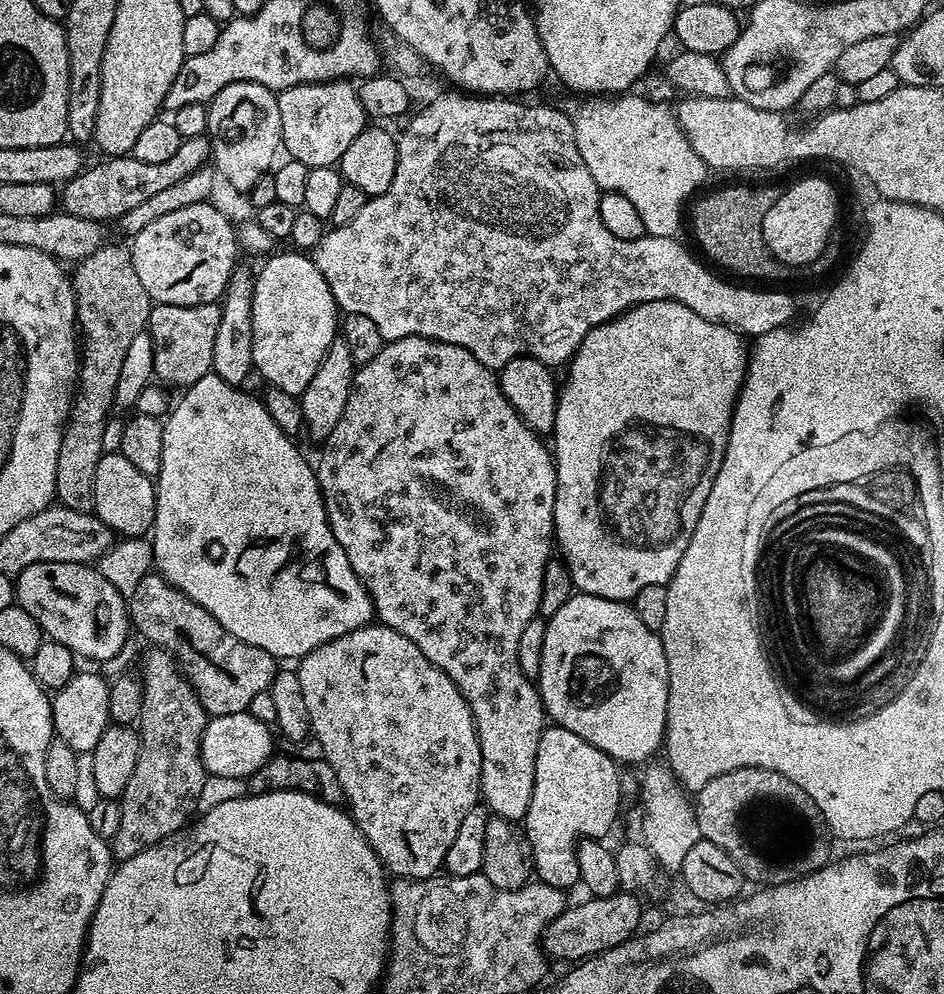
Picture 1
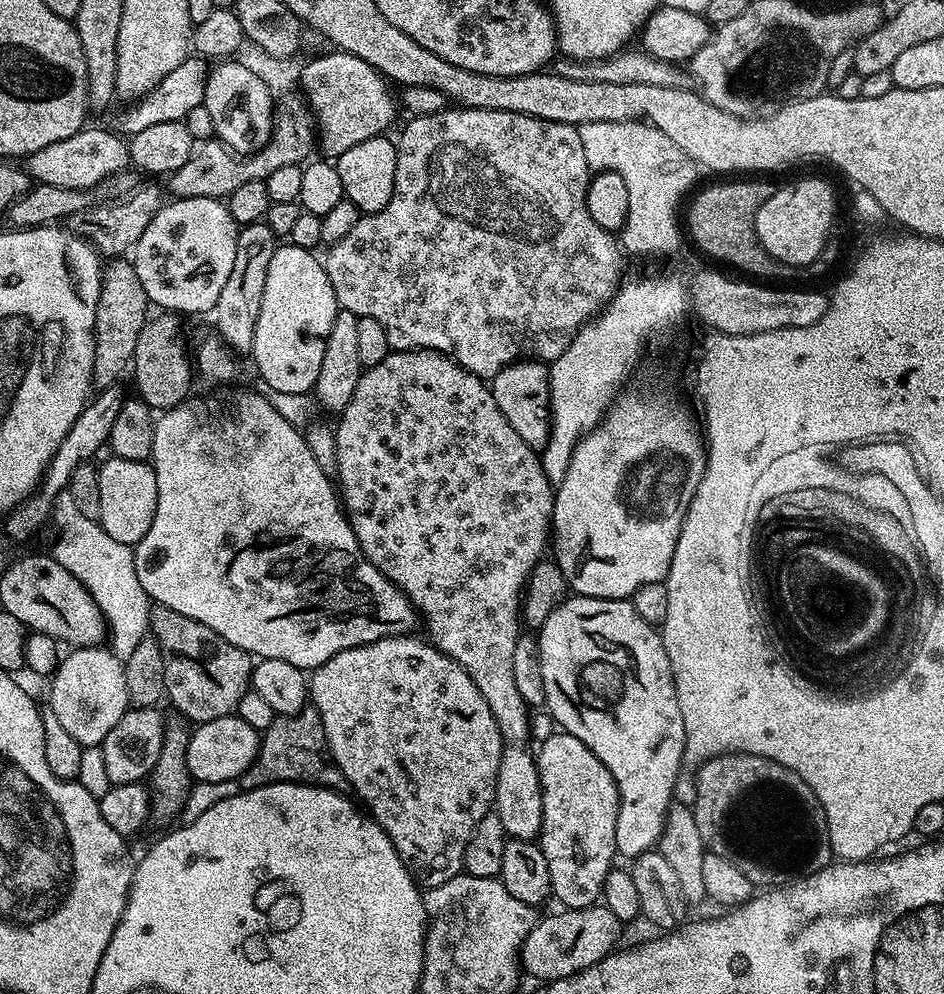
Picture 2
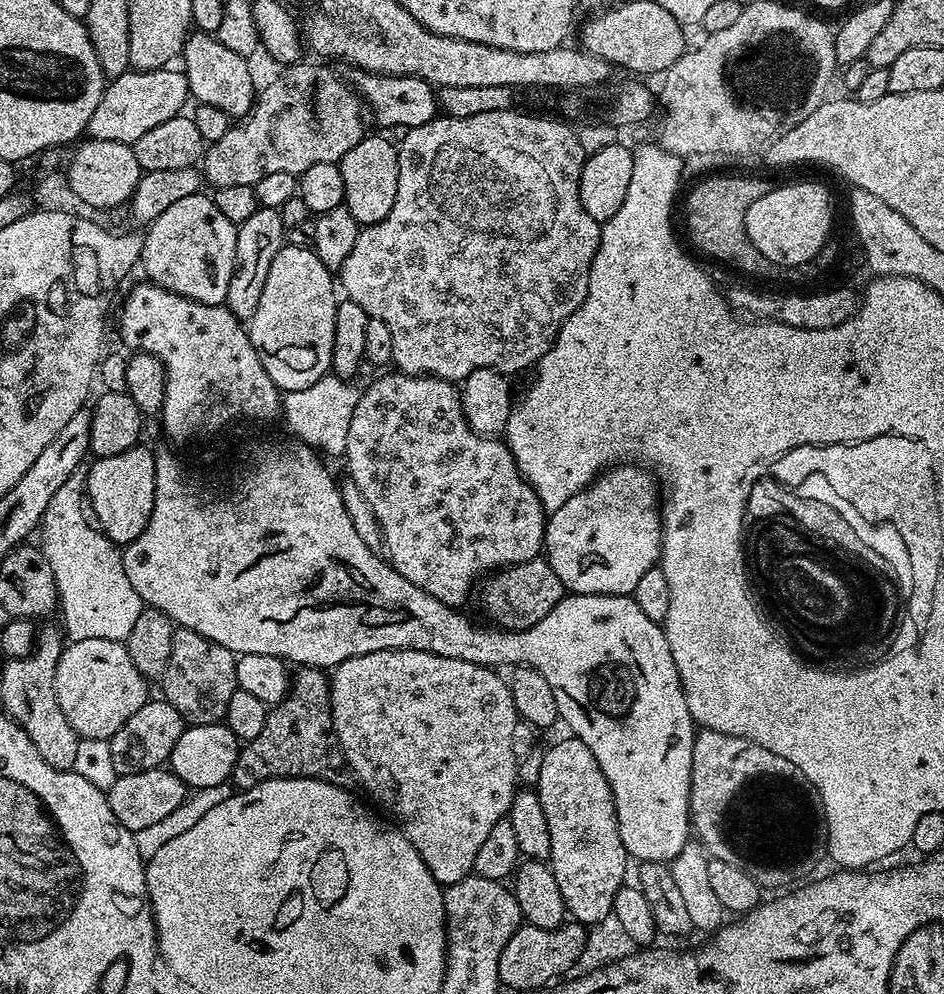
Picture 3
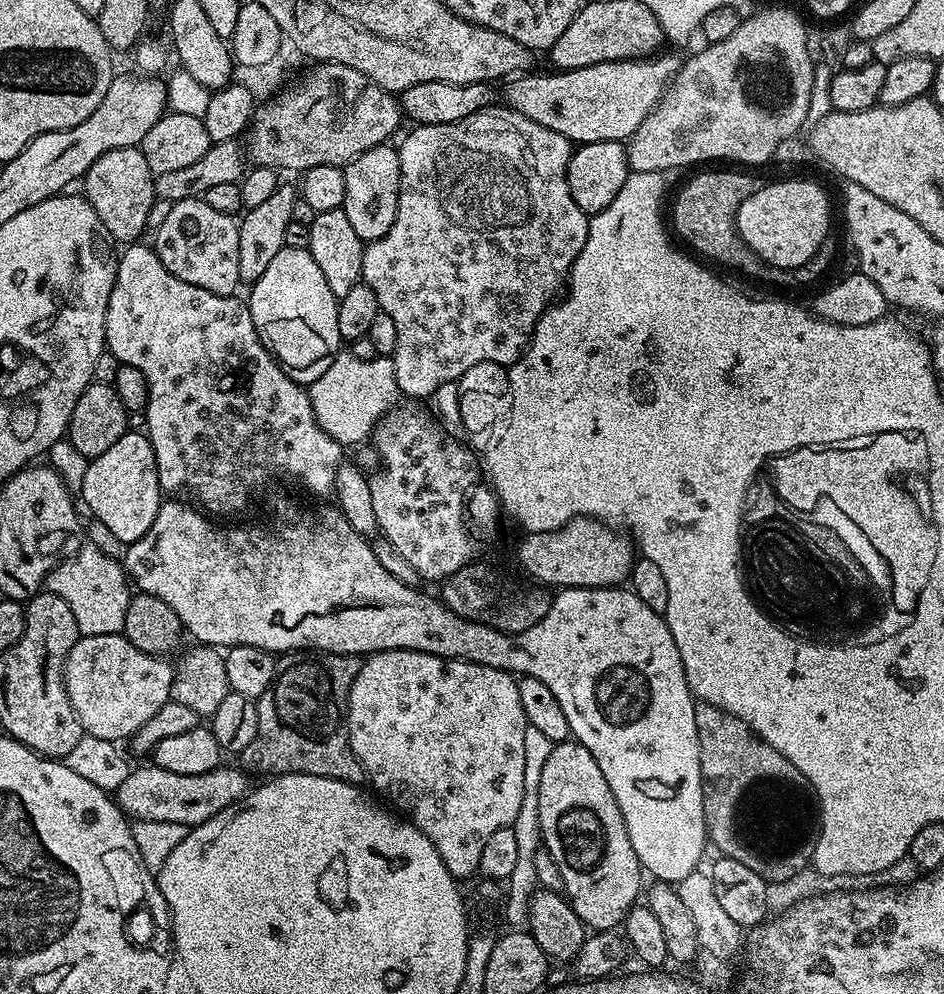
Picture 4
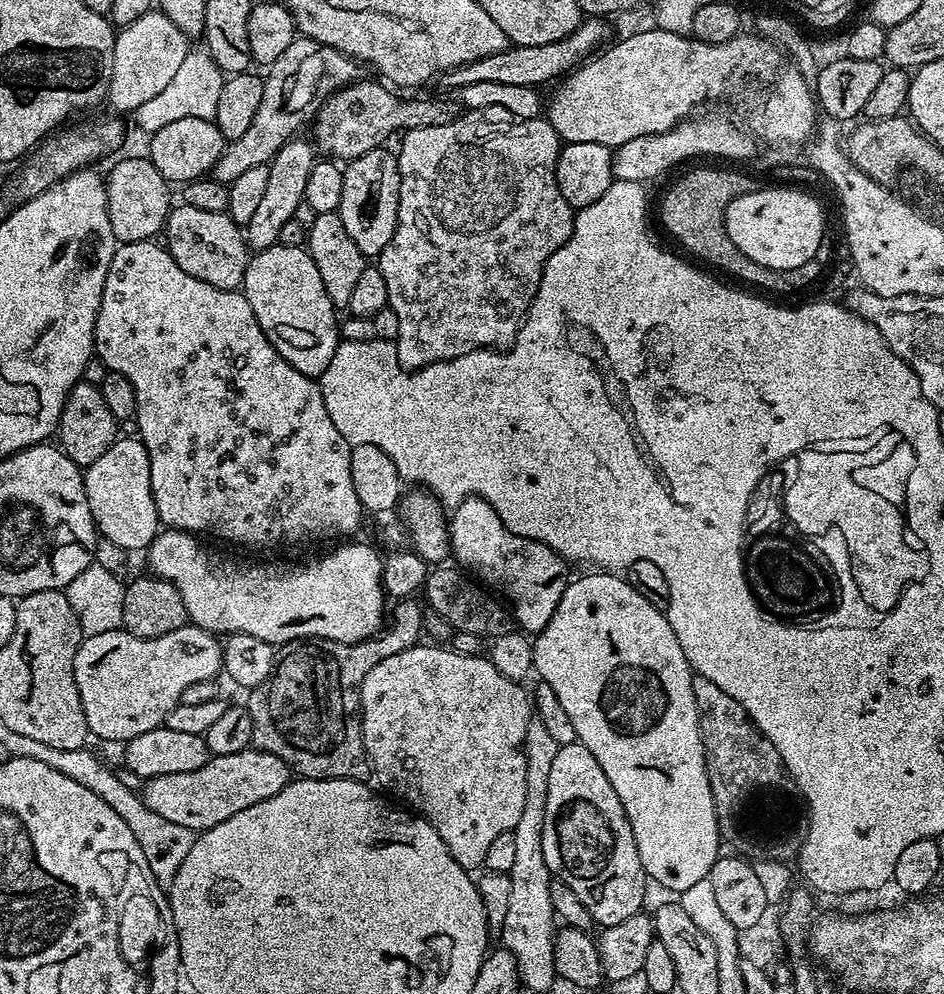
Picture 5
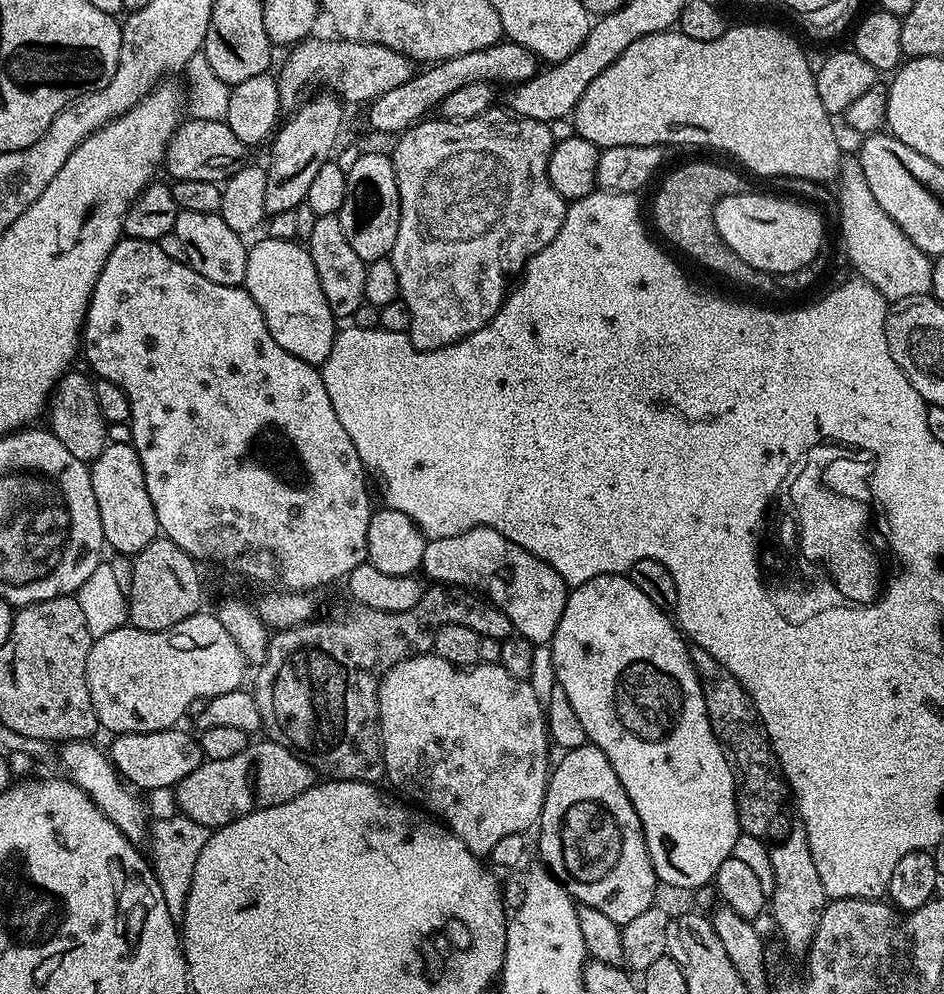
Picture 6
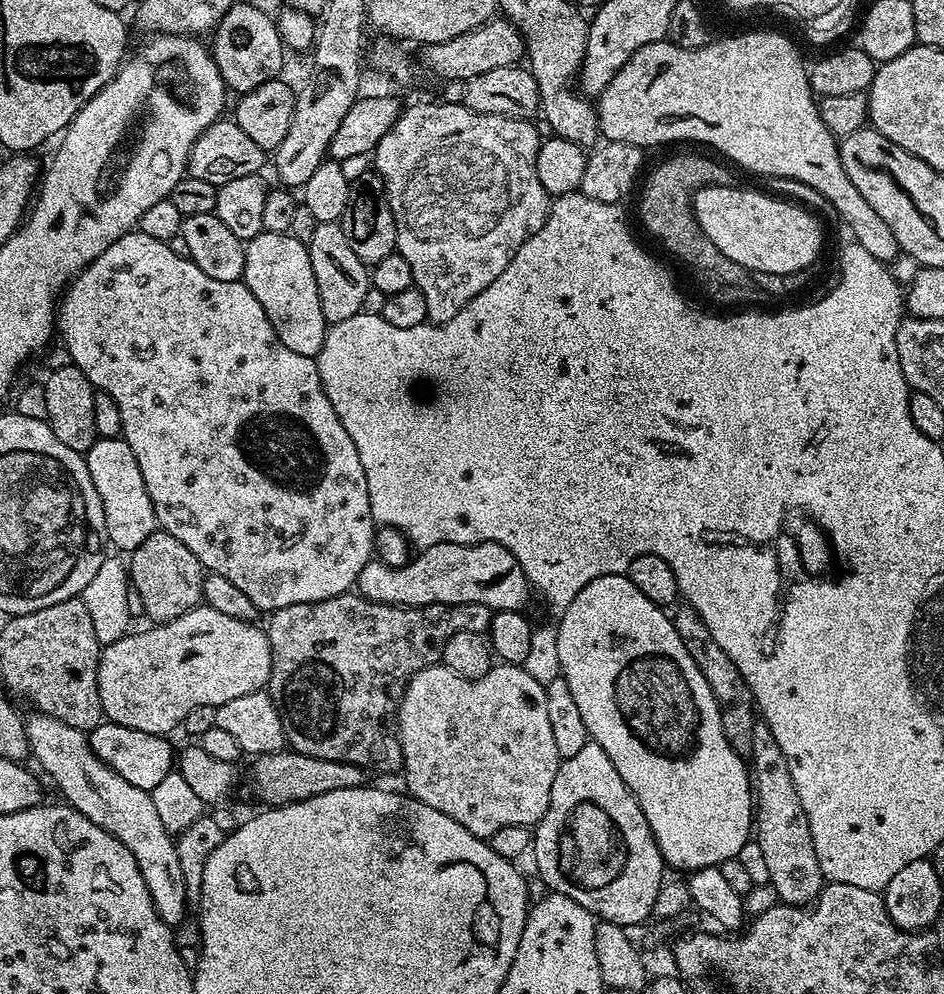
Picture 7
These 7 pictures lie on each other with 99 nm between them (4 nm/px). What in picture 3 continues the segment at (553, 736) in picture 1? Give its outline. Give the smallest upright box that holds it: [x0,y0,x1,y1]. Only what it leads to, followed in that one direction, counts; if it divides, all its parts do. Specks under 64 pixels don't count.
[538,739,630,926]

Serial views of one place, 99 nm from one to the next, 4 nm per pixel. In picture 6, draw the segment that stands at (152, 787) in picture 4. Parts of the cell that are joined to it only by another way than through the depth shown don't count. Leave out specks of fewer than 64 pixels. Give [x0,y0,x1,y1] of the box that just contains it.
[174,738,317,830]

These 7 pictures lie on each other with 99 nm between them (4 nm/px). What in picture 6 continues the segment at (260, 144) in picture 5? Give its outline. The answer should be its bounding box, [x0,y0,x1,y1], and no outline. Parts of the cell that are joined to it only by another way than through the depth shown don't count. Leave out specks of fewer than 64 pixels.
[278,38,418,109]

